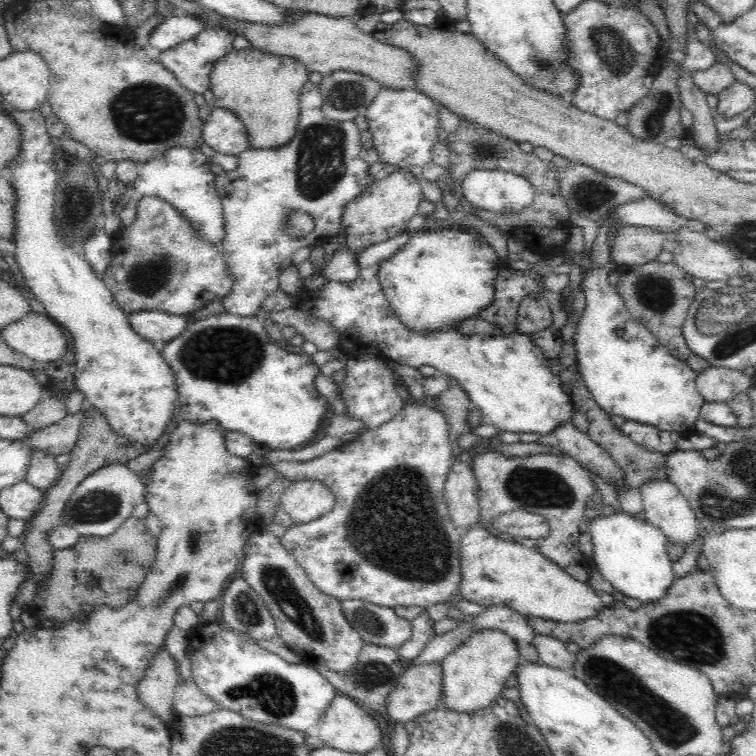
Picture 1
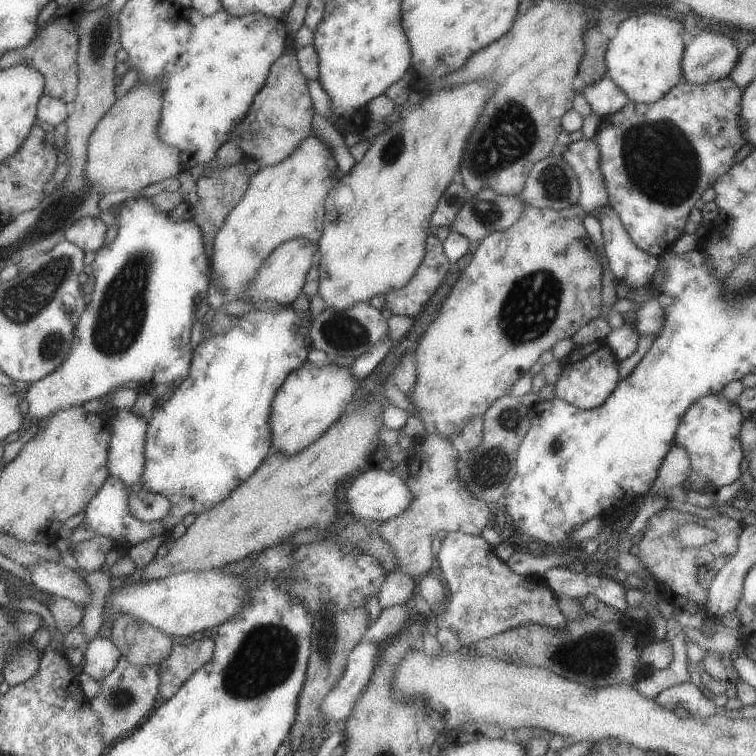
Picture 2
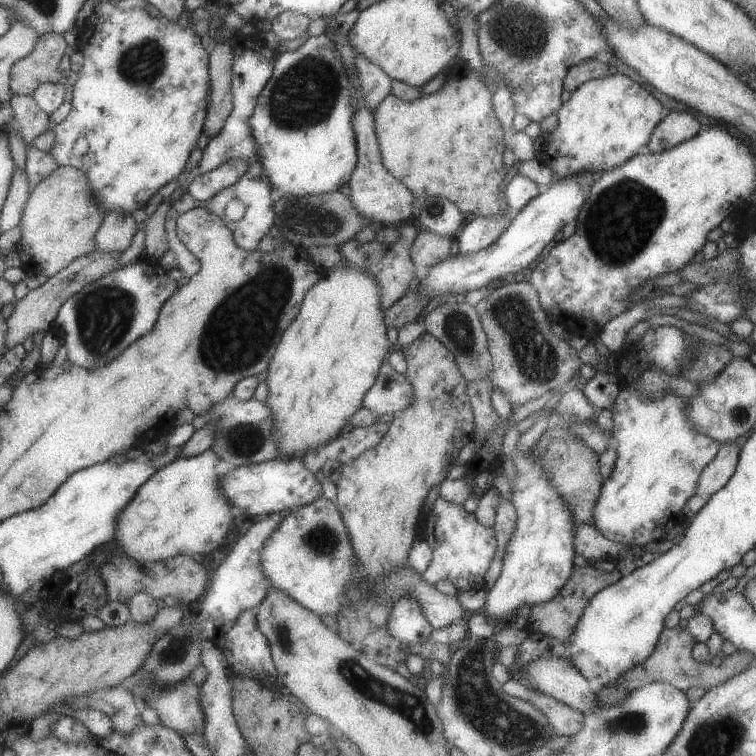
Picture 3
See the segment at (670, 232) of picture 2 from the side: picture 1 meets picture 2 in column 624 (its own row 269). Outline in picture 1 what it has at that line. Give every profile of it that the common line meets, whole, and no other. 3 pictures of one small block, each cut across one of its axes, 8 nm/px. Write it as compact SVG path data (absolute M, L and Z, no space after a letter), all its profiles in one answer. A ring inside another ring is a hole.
M154 195L143 196L137 202L136 216L129 225L123 225L112 234L112 258L101 279L113 294L113 298L127 315L141 310L159 310L178 316L189 316L208 302L229 294L234 277L228 273L224 255L216 243L206 241L194 231L178 209Z

